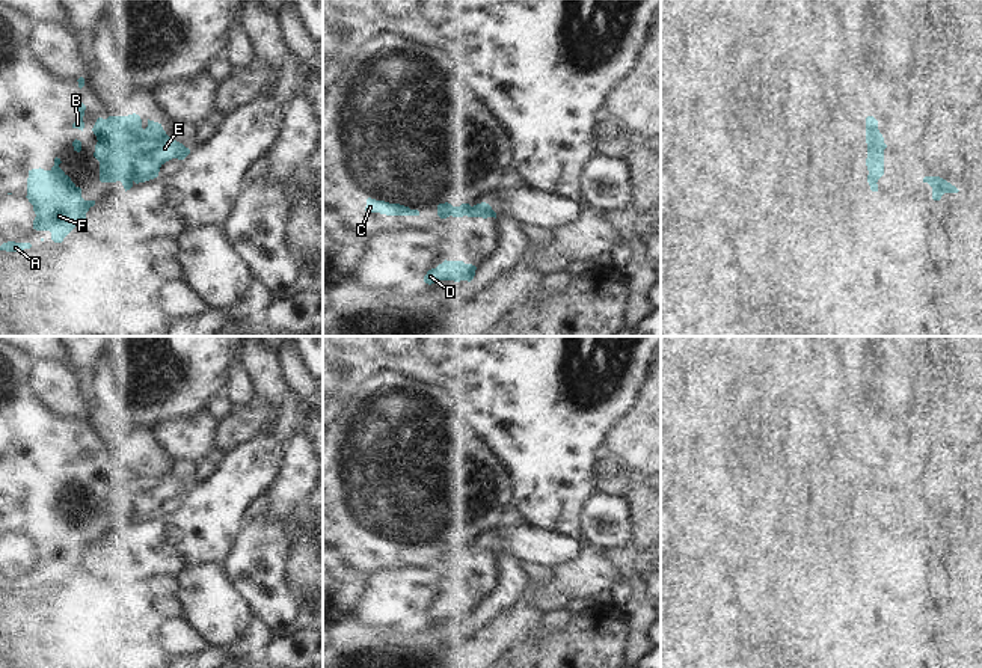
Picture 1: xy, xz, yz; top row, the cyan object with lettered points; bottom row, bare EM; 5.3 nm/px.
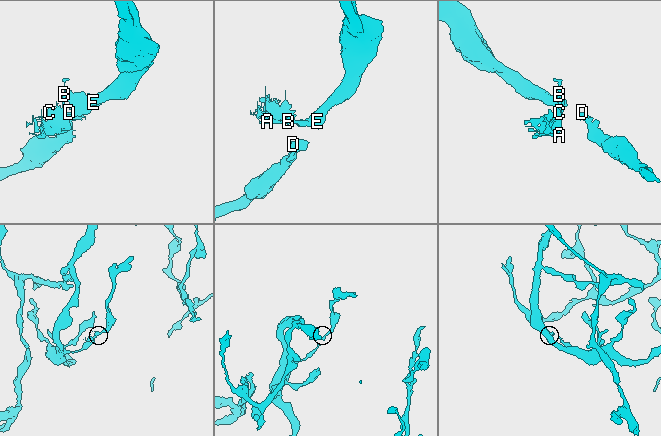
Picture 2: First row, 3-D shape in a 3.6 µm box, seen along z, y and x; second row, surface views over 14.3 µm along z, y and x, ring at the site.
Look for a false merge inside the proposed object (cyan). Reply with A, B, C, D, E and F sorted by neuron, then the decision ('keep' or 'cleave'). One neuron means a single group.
A B C F / D E | cleave

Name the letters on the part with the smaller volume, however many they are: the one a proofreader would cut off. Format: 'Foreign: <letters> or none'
Foreign: A, B, C, F

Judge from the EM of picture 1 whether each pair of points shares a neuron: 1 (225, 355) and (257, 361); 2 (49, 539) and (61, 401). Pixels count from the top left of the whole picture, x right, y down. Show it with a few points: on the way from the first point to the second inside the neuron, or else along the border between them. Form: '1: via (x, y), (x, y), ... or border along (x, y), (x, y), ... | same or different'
1: border along (245, 352), (240, 361) | different
2: border along (32, 392), (61, 416), (80, 415) | different

